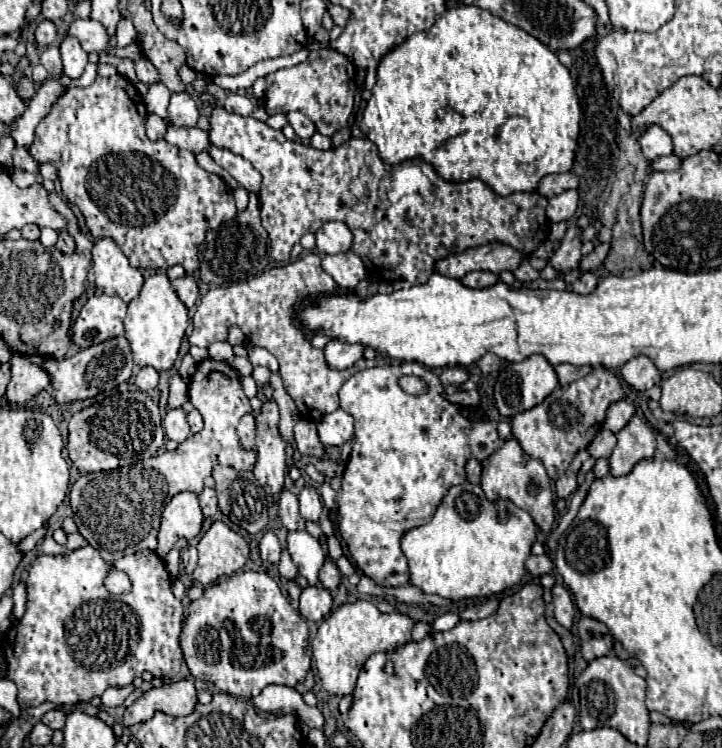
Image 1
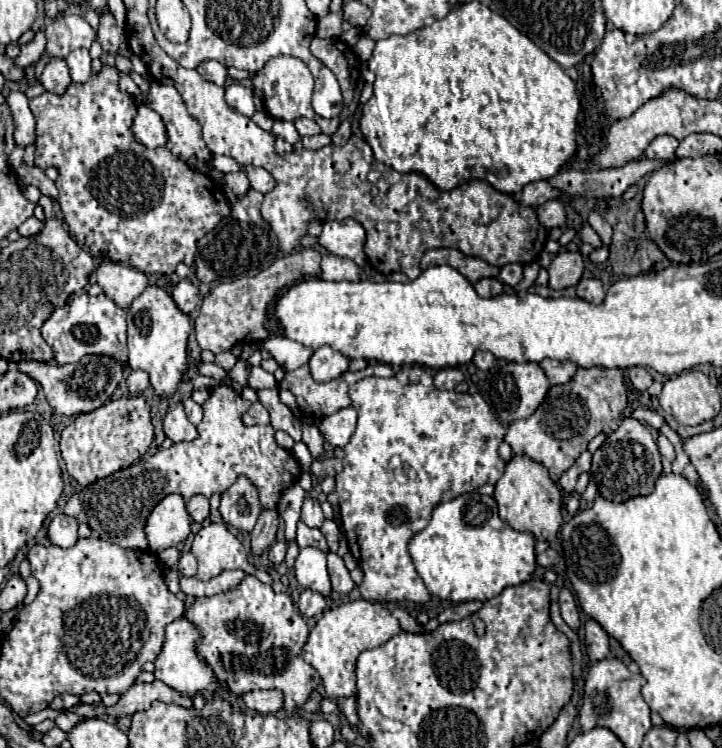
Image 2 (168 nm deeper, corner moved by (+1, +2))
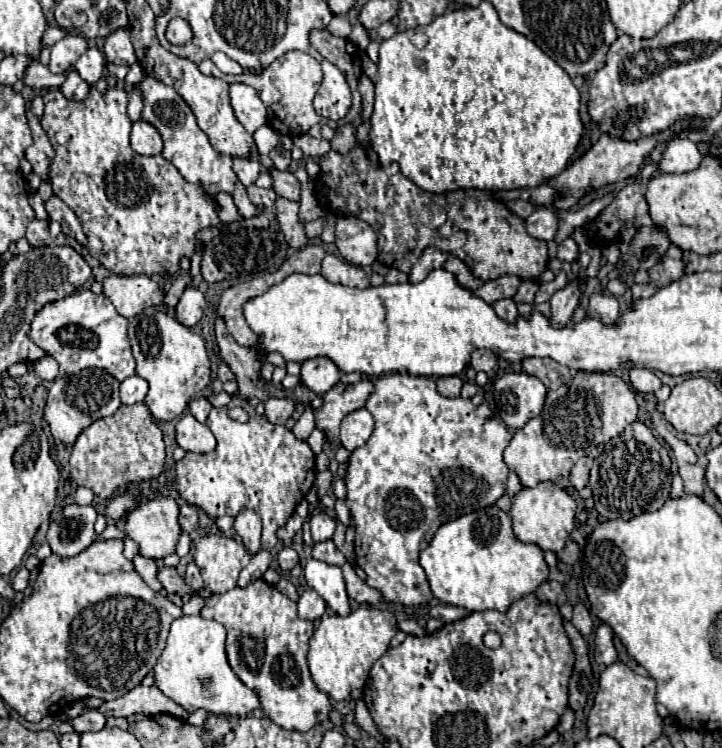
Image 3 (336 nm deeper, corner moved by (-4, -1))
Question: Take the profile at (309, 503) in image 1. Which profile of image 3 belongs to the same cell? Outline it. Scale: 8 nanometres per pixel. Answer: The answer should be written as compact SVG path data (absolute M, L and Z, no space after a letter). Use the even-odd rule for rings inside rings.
M319 513L311 517L311 537L313 543L321 543L333 537L335 531L335 521L327 513Z

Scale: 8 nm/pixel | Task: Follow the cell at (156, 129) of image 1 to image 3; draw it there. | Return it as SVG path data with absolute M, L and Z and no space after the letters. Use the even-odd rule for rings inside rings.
M137 121L131 129L131 147L139 155L159 155L163 149L163 141L153 125Z

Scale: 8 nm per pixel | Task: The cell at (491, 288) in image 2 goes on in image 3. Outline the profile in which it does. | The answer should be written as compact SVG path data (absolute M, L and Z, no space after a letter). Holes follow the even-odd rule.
M499 299L499 301L493 305L493 309L495 309L497 315L499 315L503 321L507 321L507 323L515 323L517 317L519 317L517 305L515 305L511 299Z

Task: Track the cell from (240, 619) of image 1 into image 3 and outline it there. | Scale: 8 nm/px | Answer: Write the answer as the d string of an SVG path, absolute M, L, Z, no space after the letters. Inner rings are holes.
M263 579L247 587L235 587L223 595L211 595L201 609L205 619L213 619L227 629L227 659L235 675L257 693L261 709L269 719L287 731L309 731L329 719L331 701L317 691L309 667L307 651L313 623L297 615L297 603Z

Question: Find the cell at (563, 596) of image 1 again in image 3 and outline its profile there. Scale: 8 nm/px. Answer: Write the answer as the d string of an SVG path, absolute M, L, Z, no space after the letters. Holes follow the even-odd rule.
M577 603L577 605L575 605L571 623L577 627L577 631L579 631L583 637L589 637L589 635L593 633L593 619L591 619L591 615L589 615L589 609L587 609L583 603Z

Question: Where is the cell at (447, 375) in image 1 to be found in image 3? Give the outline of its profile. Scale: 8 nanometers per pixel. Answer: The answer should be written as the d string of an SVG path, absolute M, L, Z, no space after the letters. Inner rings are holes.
M457 375L439 377L439 379L437 379L437 391L439 391L443 397L459 397L461 385L463 385L463 381L461 381Z

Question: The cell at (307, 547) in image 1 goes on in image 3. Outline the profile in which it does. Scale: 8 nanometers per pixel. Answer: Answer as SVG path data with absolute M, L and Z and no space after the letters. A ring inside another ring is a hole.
M311 559L305 565L305 579L307 579L307 585L315 589L325 599L327 607L331 607L337 615L345 617L351 613L343 573L339 567Z

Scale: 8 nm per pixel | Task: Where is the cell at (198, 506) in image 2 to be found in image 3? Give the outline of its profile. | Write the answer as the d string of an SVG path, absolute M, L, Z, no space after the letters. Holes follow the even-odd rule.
M183 505L179 509L179 525L181 525L181 531L185 533L191 533L193 527L197 523L197 509L191 507L191 505Z

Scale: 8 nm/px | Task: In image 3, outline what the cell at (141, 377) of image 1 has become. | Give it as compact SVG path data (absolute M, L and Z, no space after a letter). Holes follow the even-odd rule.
M139 375L127 377L121 387L119 387L119 395L121 395L121 403L123 405L135 405L139 401L145 399L147 395L147 383L145 379L141 379Z

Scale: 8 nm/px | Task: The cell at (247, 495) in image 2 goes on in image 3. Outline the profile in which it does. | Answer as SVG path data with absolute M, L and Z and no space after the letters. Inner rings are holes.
M241 511L241 515L235 517L235 531L243 539L249 555L255 555L261 549L261 519L255 511Z

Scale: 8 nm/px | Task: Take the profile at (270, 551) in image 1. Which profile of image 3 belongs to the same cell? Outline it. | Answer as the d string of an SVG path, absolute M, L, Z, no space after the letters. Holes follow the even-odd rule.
M285 547L281 553L279 553L279 567L283 569L283 571L291 571L295 565L299 565L299 555L297 555L297 551L295 549L291 549L291 547Z

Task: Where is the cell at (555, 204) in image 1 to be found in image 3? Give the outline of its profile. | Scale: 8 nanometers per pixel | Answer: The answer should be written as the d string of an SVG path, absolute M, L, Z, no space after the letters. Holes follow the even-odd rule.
M539 207L525 219L527 233L541 241L551 241L557 233L557 213L551 207Z

